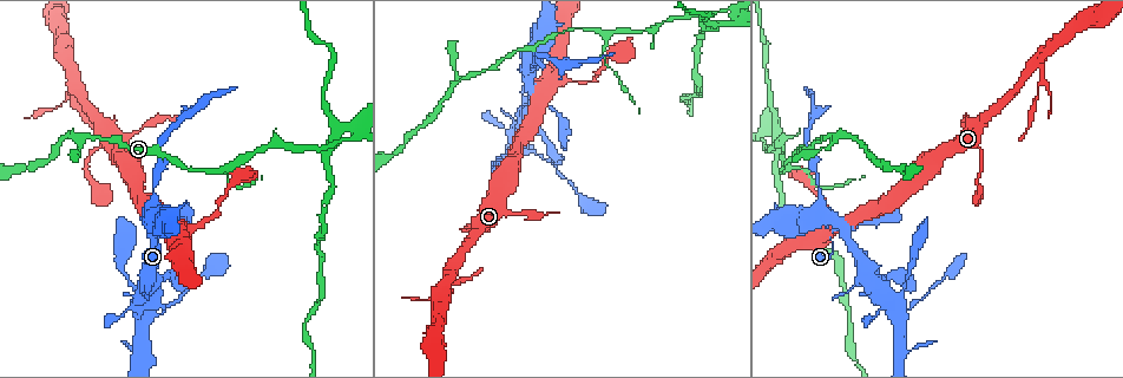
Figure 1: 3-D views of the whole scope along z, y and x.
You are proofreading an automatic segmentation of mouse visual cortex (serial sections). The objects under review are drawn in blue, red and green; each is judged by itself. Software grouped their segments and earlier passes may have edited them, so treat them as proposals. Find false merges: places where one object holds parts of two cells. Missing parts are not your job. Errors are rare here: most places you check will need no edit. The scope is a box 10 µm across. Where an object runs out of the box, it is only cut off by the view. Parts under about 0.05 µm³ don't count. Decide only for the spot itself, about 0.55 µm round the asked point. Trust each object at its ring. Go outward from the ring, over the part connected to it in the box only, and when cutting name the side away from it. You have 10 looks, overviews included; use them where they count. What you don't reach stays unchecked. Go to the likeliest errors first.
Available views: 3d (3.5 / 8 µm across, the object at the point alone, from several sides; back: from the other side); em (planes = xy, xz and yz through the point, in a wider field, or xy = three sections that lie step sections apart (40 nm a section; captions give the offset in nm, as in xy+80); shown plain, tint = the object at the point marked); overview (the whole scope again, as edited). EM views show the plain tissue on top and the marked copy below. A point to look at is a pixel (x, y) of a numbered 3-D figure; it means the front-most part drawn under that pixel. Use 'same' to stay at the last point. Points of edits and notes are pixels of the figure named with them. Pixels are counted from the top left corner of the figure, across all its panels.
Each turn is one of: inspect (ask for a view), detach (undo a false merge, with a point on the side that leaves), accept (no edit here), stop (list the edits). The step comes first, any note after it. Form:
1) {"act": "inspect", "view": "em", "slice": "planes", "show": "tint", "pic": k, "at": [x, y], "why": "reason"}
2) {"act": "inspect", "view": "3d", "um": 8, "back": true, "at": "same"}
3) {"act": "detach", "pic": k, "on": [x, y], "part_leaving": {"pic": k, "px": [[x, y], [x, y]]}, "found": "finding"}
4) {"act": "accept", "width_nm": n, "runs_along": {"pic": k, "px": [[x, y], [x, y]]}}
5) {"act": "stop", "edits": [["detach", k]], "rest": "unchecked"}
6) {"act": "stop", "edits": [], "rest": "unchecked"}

{"act": "inspect", "view": "em", "slice": "xy", "step": 2, "show": "tint", "pic": 1, "at": [778, 131], "why": "a fork"}

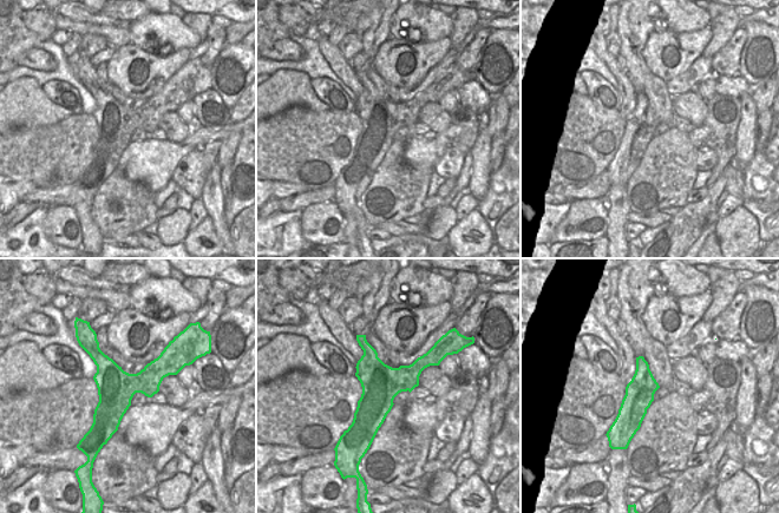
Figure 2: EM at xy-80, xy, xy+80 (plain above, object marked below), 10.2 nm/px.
{"act": "inspect", "view": "3d", "um": 3.5, "at": "same"}

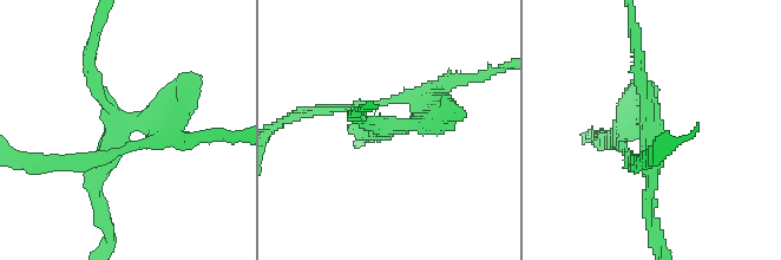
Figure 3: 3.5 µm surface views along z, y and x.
{"act": "detach", "pic": 3, "on": [97, 95], "arm_widths_nm": [150, 200, 200], "border": {"pic": 2, "px": [[395, 368], [407, 374], [408, 389]]}, "found": "a second cell is stuck on"}

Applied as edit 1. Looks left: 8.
{"act": "inspect", "view": "overview", "why": "redraw"}

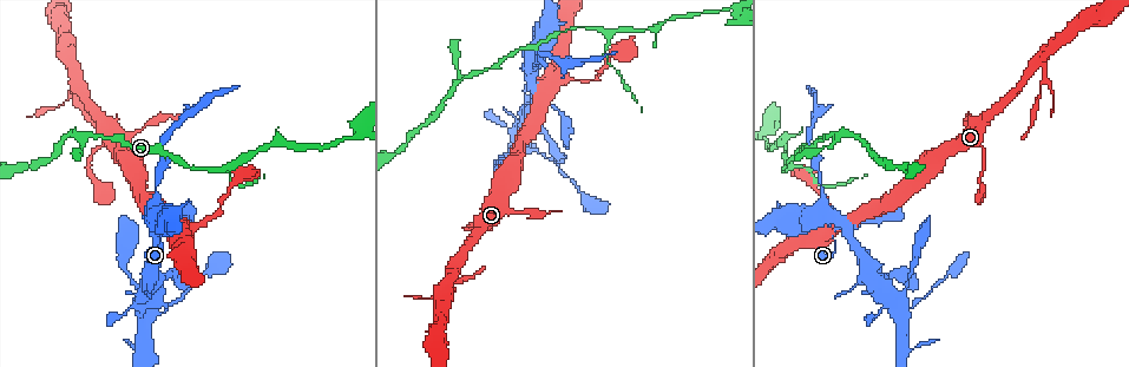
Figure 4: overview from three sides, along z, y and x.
{"act": "inspect", "view": "3d", "um": 3.5, "pic": 4, "at": [832, 225], "why": "arms part here"}

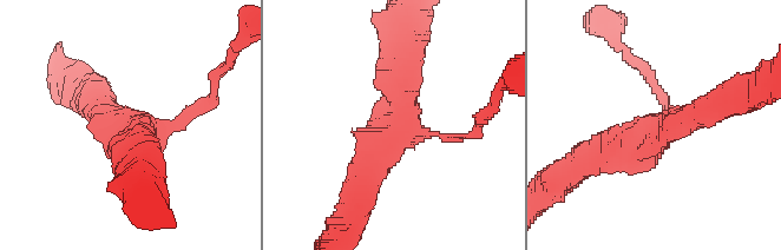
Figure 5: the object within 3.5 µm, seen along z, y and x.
{"act": "inspect", "view": "em", "slice": "xy", "step": 3, "show": "tint", "pic": 5, "at": [661, 125], "why": "now the EM"}

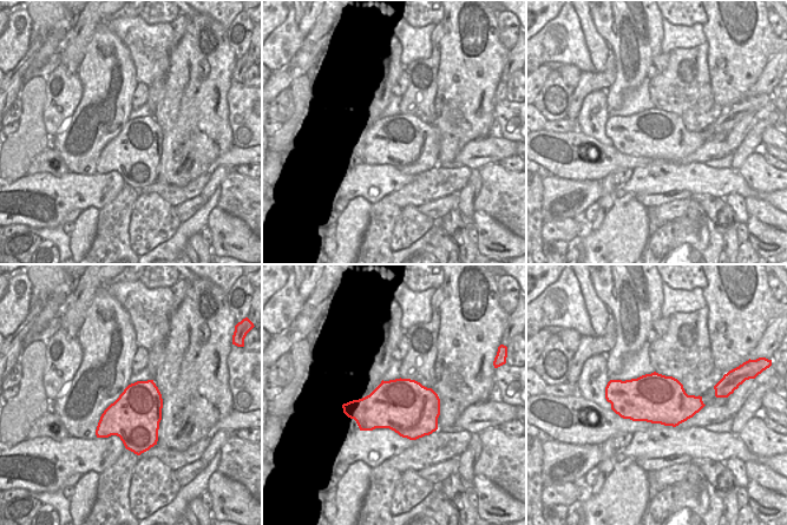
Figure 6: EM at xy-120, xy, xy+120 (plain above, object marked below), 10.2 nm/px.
{"act": "inspect", "view": "em", "slice": "xy", "step": 1, "show": "tint", "at": "same", "why": "cut it another way"}

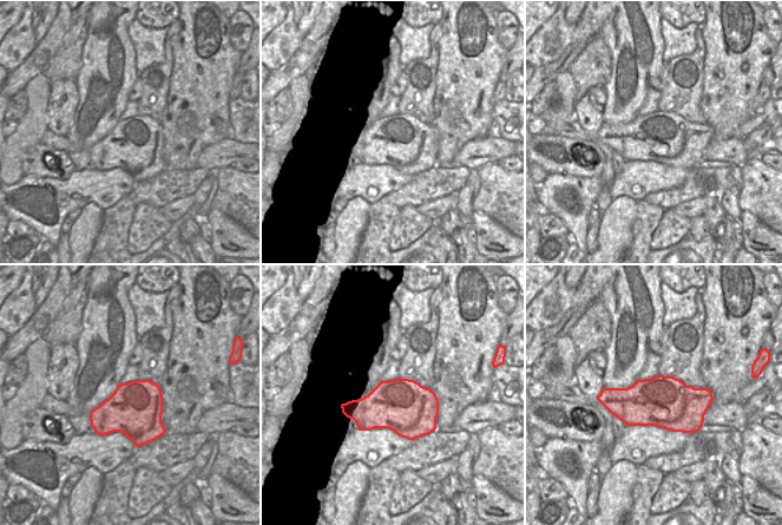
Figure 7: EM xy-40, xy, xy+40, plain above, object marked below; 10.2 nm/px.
{"act": "accept", "width_nm": 550, "runs_along": {"pic": 5, "px": [[717, 103], [590, 160]]}, "found": "continuous, no second cell"}

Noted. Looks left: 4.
{"act": "inspect", "view": "3d", "um": 3.5, "pic": 4, "at": [140, 302], "why": "four arms meet"}

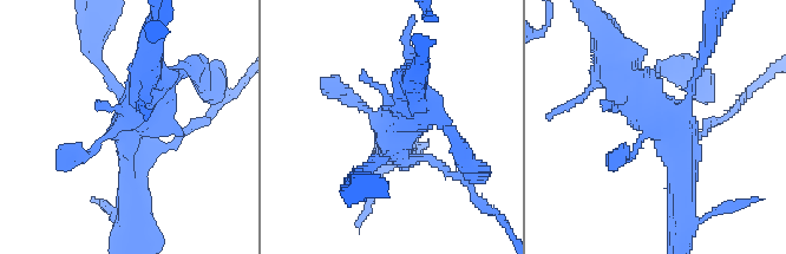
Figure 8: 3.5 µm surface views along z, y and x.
{"act": "inspect", "view": "em", "slice": "xy", "step": 2, "show": "tint", "pic": 8, "at": [394, 136]}

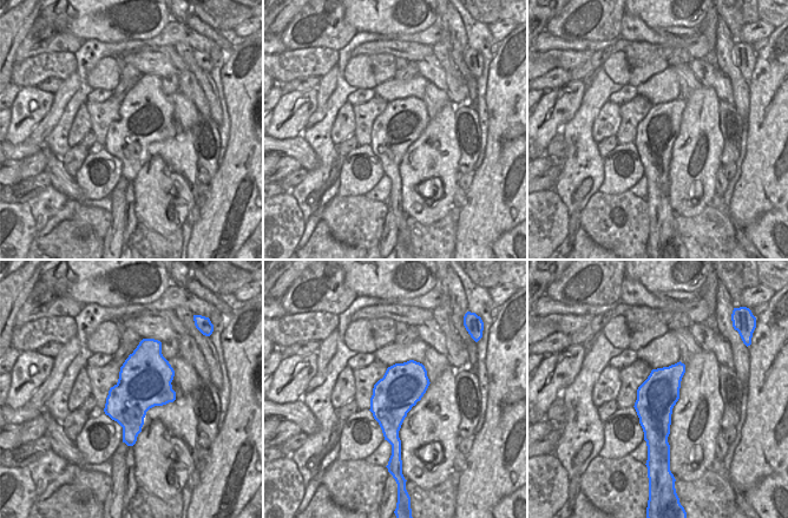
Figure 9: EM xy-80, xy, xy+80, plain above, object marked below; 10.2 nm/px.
{"act": "accept", "runs_along": {"pic": 8, "px": [[613, 70], [682, 142], [682, 201]]}, "found": "one cell here"}

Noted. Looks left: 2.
{"act": "inspect", "view": "3d", "um": 8, "pic": 4, "at": [70, 58], "why": "branch point"}

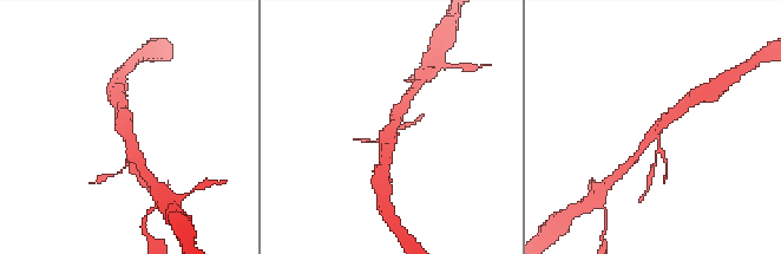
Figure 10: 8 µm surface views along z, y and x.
{"act": "inspect", "view": "3d", "um": 3.5, "at": "same"}

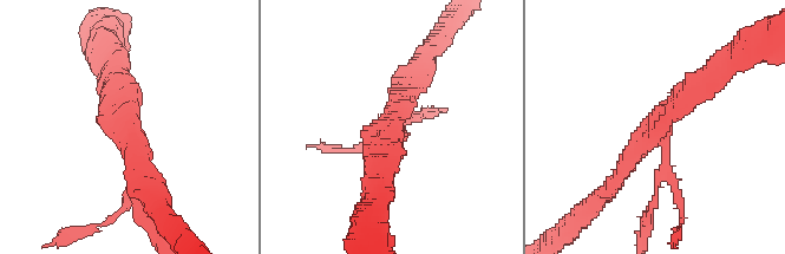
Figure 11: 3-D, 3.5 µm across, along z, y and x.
{"act": "accept", "arms": 3, "arm_widths_nm": [100, 250, 350], "runs_along": {"pic": 11, "px": [[608, 191], [665, 115], [711, 78]]}, "found": "all the same cell"}

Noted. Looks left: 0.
{"act": "stop", "edits": [["detach", 3]], "rest": "unchecked"}

